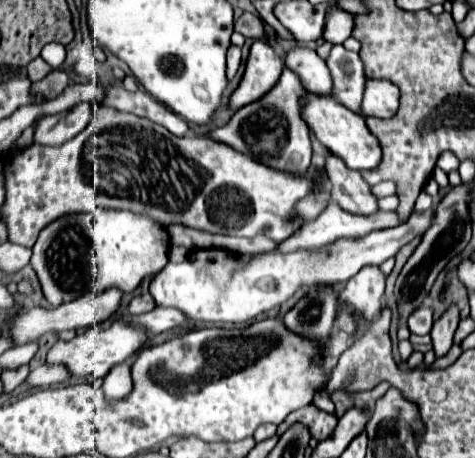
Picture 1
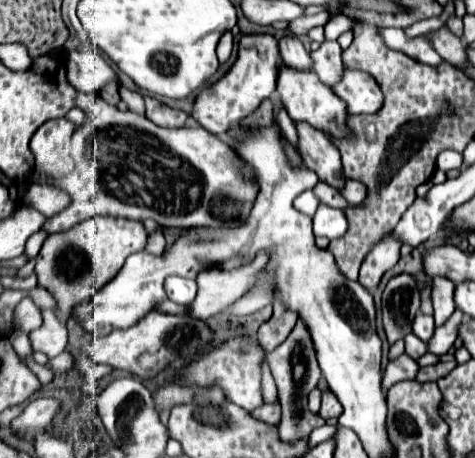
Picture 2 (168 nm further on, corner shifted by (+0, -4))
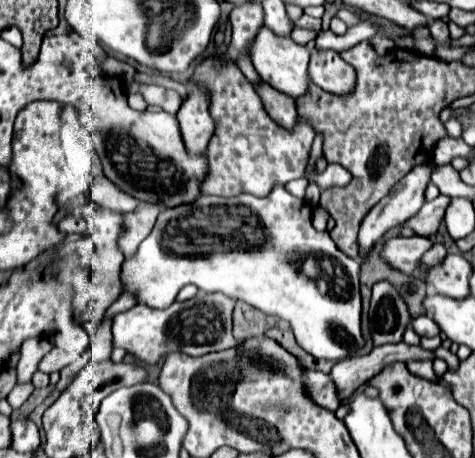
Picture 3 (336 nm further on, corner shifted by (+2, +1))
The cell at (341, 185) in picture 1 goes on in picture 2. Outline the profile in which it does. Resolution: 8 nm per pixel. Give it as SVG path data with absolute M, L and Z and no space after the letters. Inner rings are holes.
M297 123L297 131L301 157L305 157L303 161L307 169L315 171L319 175L319 181L341 191L345 187L347 177L343 175L339 149L335 149L335 145L323 133L319 133L307 123Z

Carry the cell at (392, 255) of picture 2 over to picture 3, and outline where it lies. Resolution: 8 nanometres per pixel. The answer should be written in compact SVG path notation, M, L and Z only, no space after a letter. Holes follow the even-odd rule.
M431 162L431 164L419 164L417 168L413 168L405 178L401 178L401 180L393 186L393 190L385 196L385 200L377 202L377 206L373 206L373 208L367 212L365 220L361 222L361 230L359 230L361 258L367 256L367 252L371 250L371 246L373 246L375 242L381 242L381 240L385 238L385 232L387 232L389 228L393 228L393 226L405 222L407 218L411 218L411 216L415 216L415 214L419 212L419 208L425 204L425 188L427 188L427 184L431 182L431 174L433 174L435 168L437 168L437 164L433 164L433 162Z

